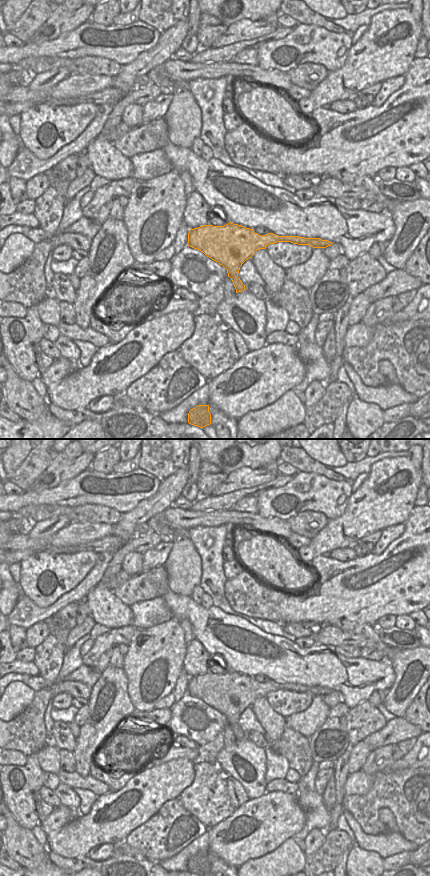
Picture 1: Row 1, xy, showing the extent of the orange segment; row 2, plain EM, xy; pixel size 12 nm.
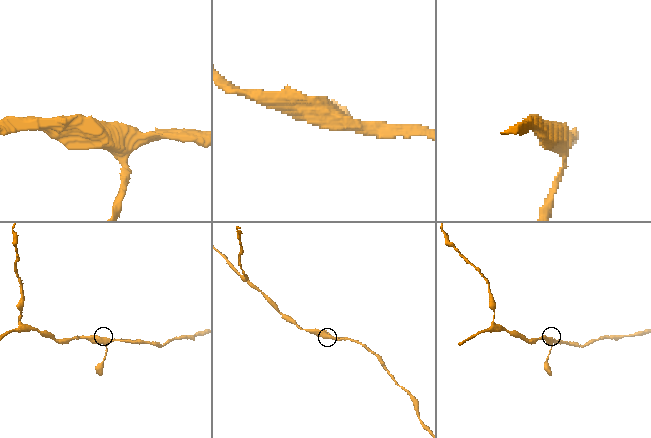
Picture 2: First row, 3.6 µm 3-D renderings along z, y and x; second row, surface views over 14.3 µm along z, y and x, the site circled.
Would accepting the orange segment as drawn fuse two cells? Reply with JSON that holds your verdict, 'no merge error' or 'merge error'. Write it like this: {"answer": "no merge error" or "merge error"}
{"answer": "no merge error"}

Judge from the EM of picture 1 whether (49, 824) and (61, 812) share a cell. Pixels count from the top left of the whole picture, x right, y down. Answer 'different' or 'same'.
same

